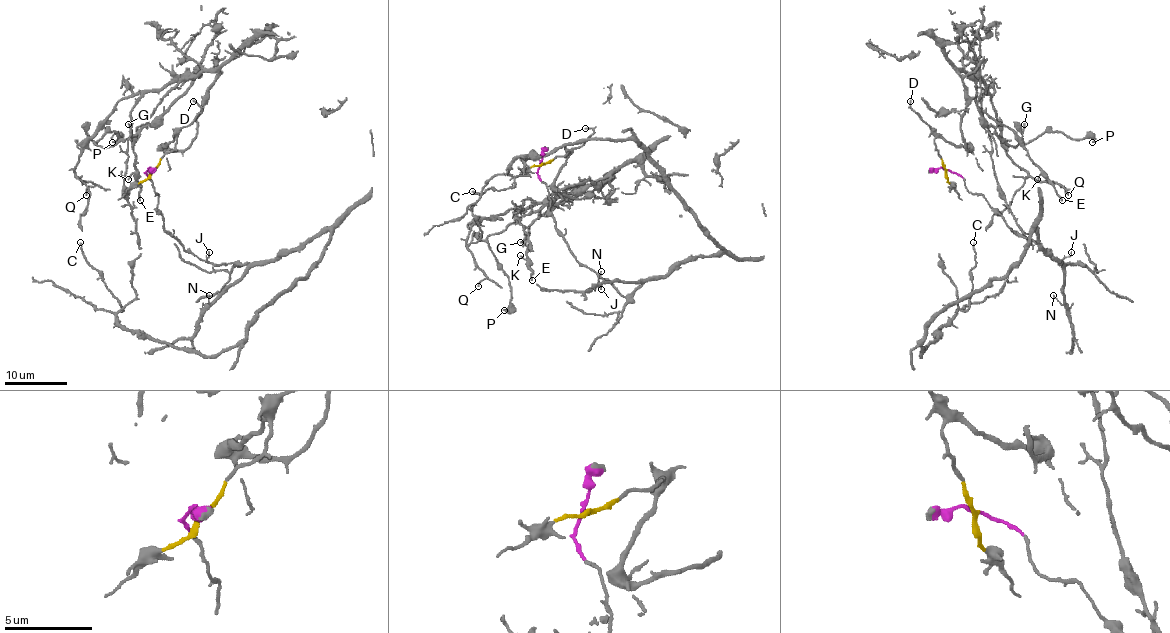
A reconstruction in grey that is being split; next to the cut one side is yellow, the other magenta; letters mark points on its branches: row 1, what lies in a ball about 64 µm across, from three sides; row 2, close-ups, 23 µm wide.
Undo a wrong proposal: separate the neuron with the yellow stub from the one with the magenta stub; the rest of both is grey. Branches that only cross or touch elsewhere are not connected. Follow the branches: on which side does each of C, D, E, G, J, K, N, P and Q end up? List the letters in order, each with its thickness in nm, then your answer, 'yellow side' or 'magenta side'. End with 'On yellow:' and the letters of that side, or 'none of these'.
C: calibre 200 nm; magenta side
D: calibre 120 nm; yellow side
E: calibre 190 nm; yellow side
G: calibre 110 nm; yellow side
J: calibre 120 nm; magenta side
K: calibre 100 nm; yellow side
N: calibre 90 nm; magenta side
P: calibre 150 nm; yellow side
Q: calibre 140 nm; yellow side
On yellow: D, E, G, K, P, Q

